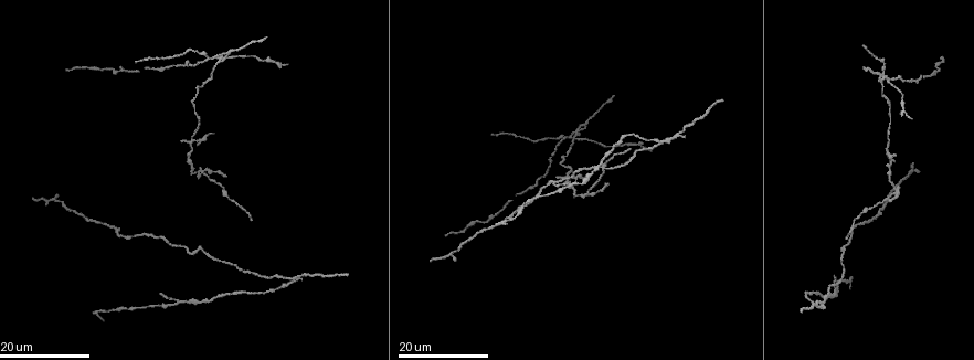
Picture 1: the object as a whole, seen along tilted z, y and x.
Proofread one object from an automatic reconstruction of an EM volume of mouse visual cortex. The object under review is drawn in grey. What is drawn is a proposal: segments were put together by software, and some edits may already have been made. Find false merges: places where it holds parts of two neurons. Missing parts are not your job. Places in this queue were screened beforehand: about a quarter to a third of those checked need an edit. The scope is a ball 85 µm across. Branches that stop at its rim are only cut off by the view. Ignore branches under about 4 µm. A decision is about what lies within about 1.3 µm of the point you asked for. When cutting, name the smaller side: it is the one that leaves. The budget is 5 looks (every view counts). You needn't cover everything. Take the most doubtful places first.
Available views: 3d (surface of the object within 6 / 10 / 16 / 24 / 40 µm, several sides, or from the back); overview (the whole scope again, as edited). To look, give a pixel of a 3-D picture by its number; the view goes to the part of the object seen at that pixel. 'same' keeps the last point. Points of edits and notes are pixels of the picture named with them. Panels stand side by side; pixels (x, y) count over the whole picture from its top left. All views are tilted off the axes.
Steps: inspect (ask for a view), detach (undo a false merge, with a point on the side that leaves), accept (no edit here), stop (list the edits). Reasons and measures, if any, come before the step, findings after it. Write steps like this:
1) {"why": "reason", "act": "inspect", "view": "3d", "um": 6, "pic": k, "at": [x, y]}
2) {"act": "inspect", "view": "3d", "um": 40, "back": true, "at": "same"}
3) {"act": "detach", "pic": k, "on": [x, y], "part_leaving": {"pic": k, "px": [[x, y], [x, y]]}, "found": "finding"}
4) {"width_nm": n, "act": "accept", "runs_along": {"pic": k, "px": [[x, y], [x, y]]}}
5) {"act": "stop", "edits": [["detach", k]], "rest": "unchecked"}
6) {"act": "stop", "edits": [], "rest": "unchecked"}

{"why": "four arms meet", "act": "inspect", "view": "3d", "um": 24, "pic": 1, "at": [295, 278]}

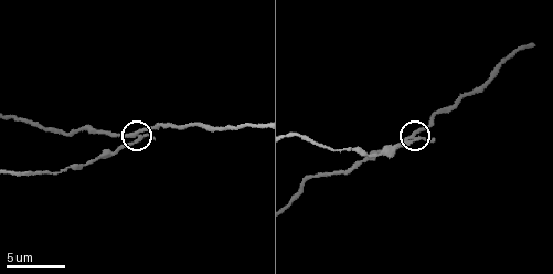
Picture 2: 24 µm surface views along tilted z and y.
{"act": "inspect", "view": "3d", "um": 6, "pic": 2, "at": [413, 141]}

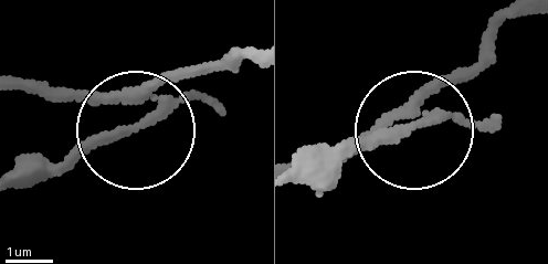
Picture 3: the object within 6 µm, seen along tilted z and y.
{"width_nm": 200, "act": "detach", "pic": 3, "on": [101, 139], "found": "a second neuron is stuck on"}

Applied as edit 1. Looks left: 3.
{"act": "inspect", "view": "overview"}

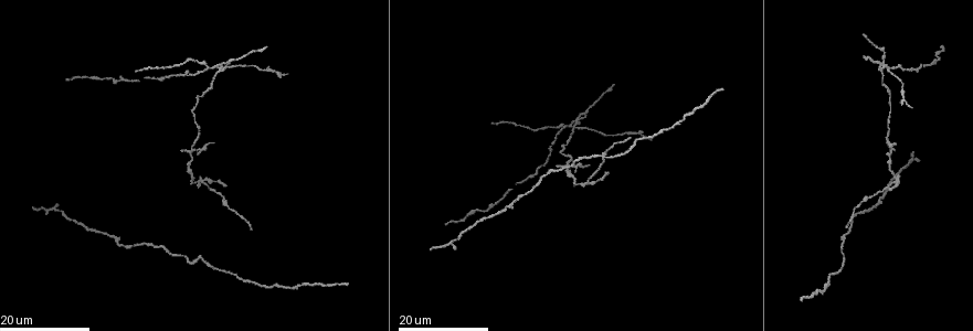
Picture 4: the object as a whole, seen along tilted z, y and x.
{"why": "arms part here", "act": "inspect", "view": "3d", "um": 16, "pic": 4, "at": [564, 126]}

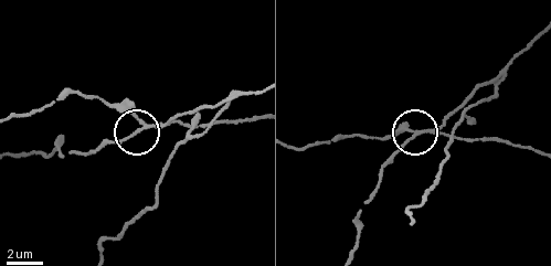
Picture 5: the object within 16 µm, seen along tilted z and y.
{"act": "inspect", "view": "3d", "um": 6, "pic": 5, "at": [140, 121]}

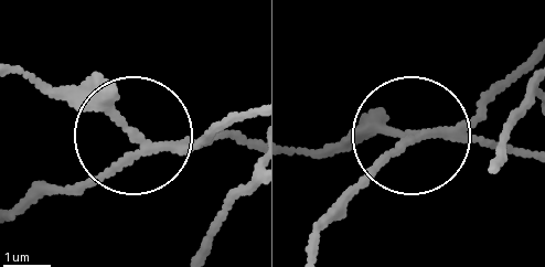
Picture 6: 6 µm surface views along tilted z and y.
{"act": "detach", "pic": 6, "on": [107, 108], "part_leaving": {"pic": 6, "px": [[171, 145], [247, 139]]}, "found": "a second neuron is stuck on"}

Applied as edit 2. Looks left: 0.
{"act": "stop", "edits": [["detach", 3], ["detach", 6]], "rest": "unchecked"}

